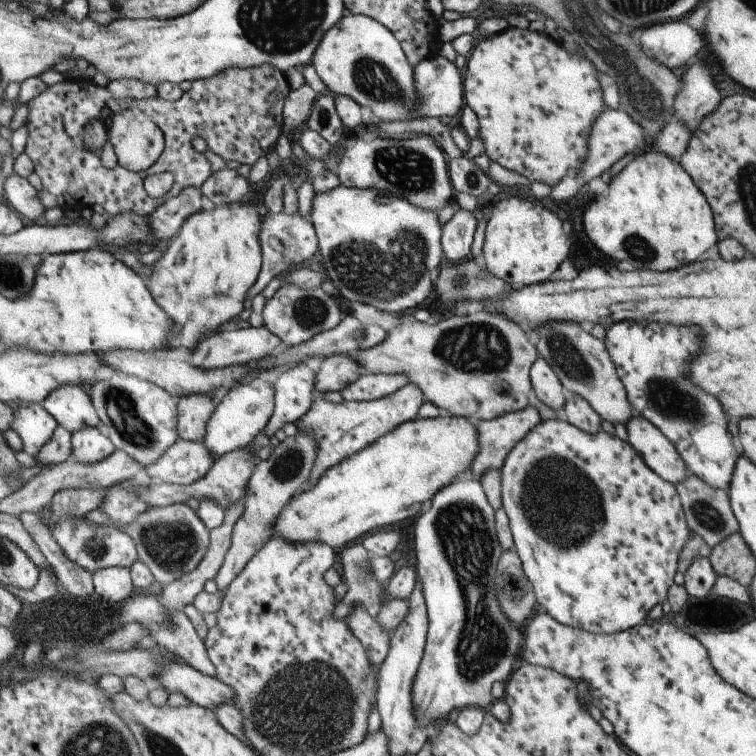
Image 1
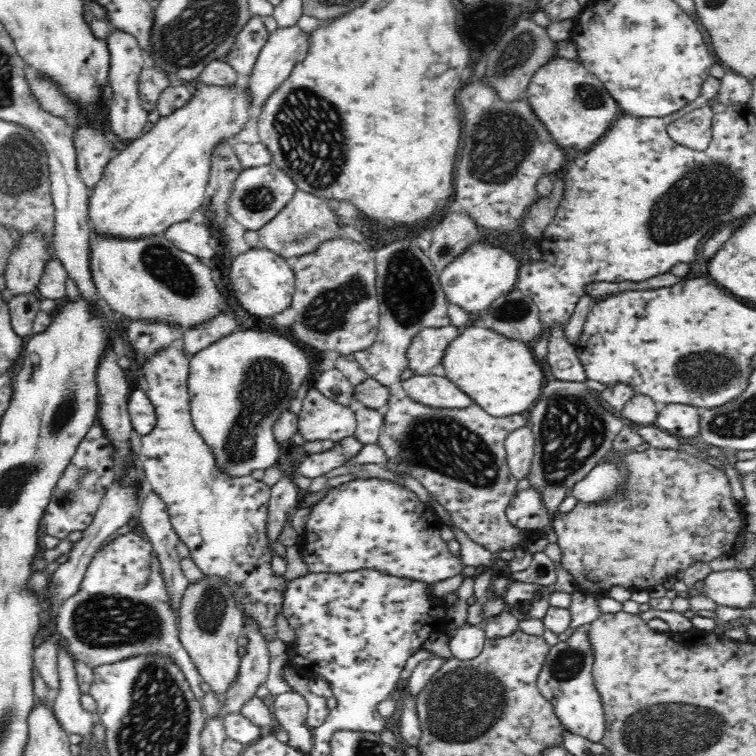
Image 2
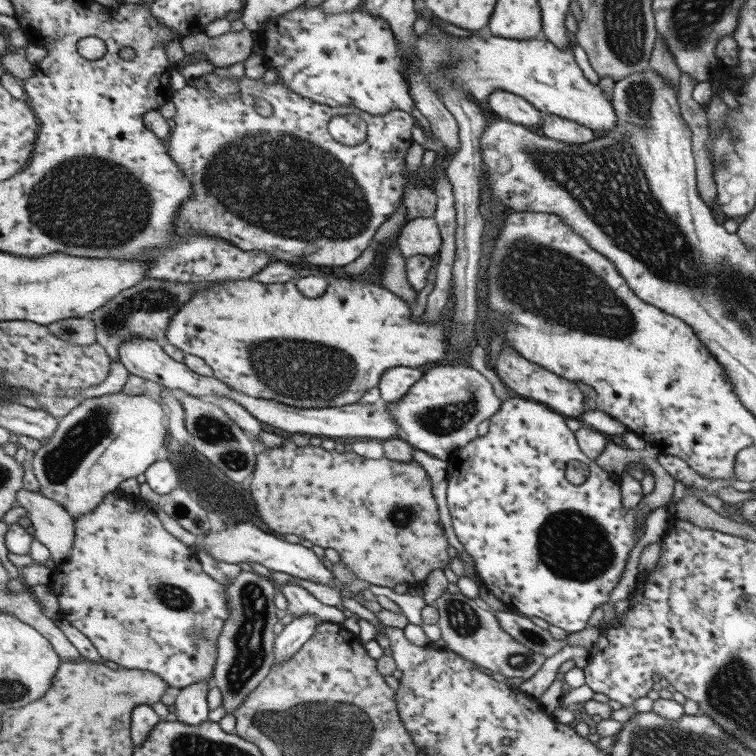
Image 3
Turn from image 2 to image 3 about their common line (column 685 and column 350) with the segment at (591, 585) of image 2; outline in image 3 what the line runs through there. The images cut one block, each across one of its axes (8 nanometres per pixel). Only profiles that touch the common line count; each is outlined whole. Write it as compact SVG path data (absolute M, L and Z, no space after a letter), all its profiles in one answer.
M293 439L284 440L276 448L269 447L266 450L260 450L257 457L257 465L254 476L250 482L250 494L255 502L256 510L262 521L268 525L275 533L282 535L293 534L299 538L310 541L313 545L330 548L337 551L341 560L357 574L357 578L365 580L368 583L377 586L387 586L390 589L395 588L397 584L408 583L409 586L422 585L425 578L434 570L449 567L449 552L447 552L447 536L445 536L443 526L439 526L439 502L435 500L433 494L433 484L428 473L415 461L398 462L383 457L375 458L364 457L355 451L344 453L337 450L325 450L321 446L298 446Z

